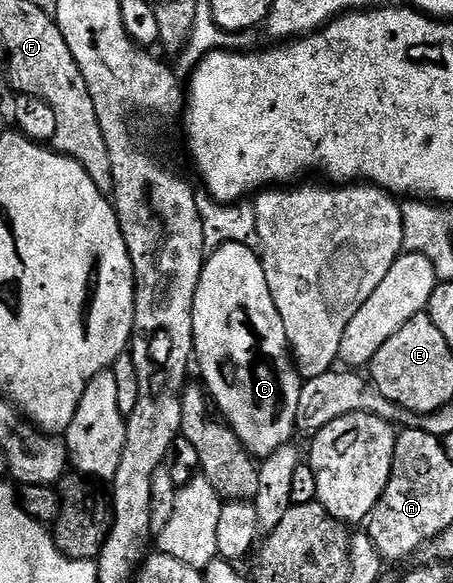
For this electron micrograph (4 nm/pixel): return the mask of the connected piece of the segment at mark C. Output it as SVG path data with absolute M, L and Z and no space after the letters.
M227 242L220 249L210 251L193 304L193 336L197 366L199 362L200 372L207 377L206 393L213 396L216 407L223 409L222 417L242 440L244 448L259 456L279 449L288 441L287 434L296 433L295 409L297 400L301 400L304 379L297 376L287 345L285 324L279 322L277 308L271 304L269 284L263 281L263 267L257 264L254 249Z

